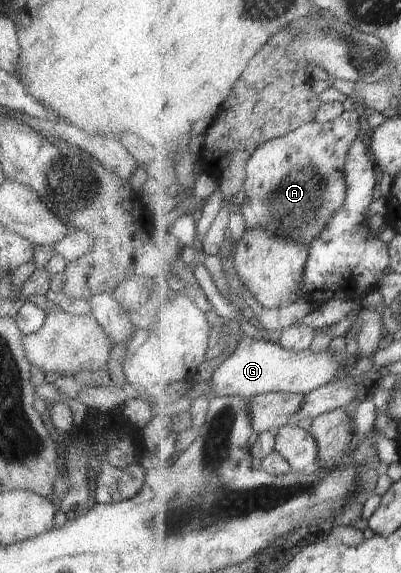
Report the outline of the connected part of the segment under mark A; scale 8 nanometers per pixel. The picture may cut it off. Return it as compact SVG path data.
M358 109L346 111L329 123L315 120L260 145L246 167L246 198L242 203L245 229L265 228L307 245L318 239L334 213L346 203L346 157L359 137L359 117Z

